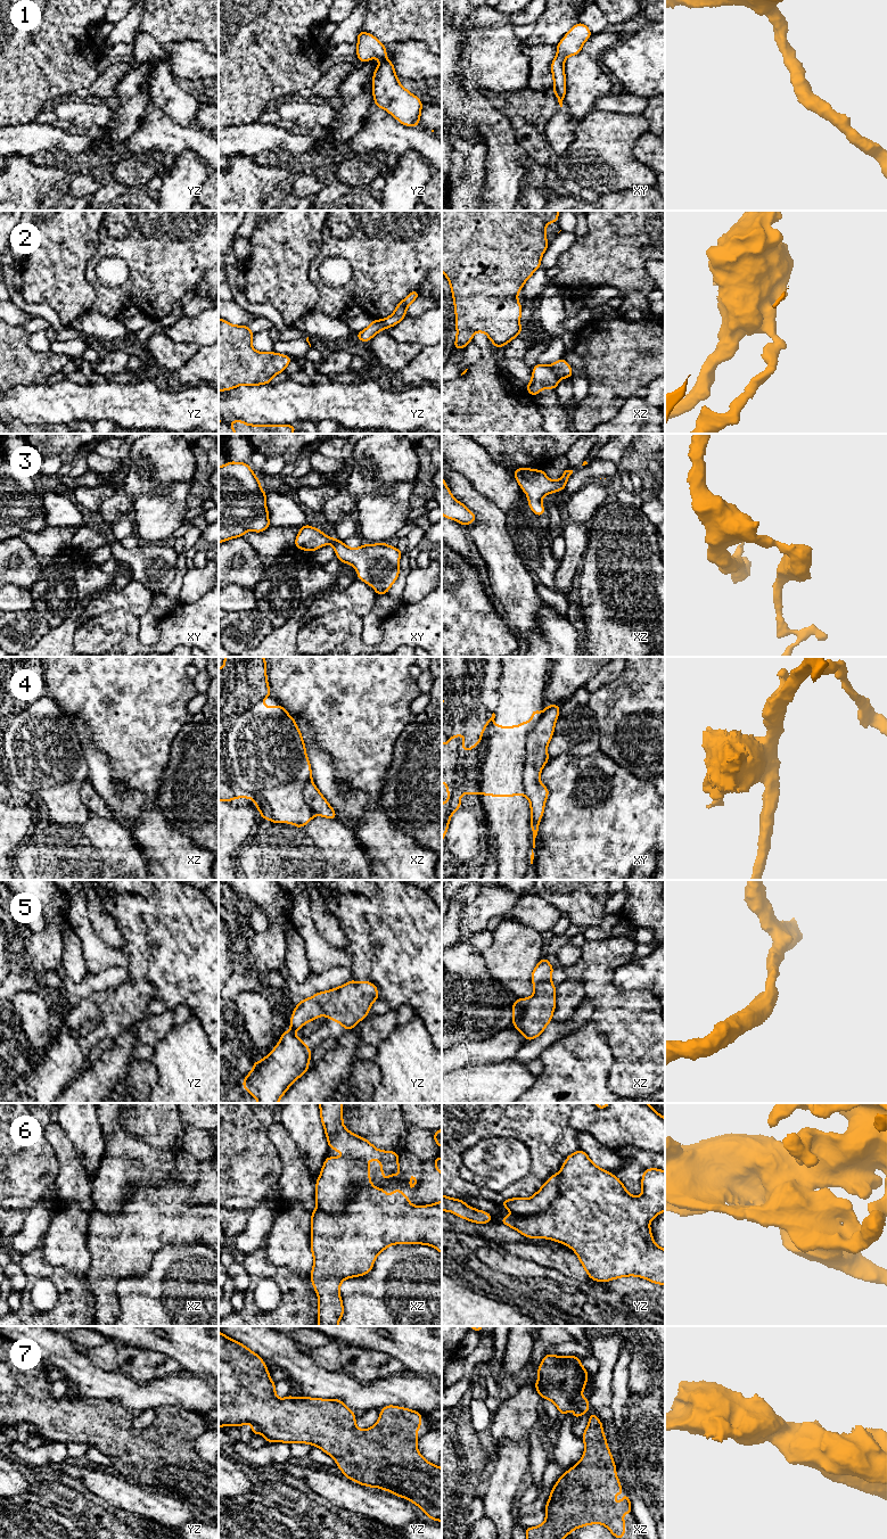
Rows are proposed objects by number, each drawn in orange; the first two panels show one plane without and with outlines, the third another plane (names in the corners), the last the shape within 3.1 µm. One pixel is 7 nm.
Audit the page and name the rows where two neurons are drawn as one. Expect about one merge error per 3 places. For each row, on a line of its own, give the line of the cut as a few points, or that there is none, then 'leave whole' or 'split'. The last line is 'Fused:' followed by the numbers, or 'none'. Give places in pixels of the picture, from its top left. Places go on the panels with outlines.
1: cut none; leave whole
2: cut xz (549, 367), (559, 378); split
3: cut none; leave whole
4: cut xy (542, 715), (526, 738), (525, 795); split
5: cut none; leave whole
6: cut none; leave whole
7: cut none; leave whole
Fused: 2, 4

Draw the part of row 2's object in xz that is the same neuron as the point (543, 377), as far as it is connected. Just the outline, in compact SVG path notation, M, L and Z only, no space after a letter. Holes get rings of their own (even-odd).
M536 364L533 367L532 380L525 387L534 397L544 388L556 389L559 378L549 365Z

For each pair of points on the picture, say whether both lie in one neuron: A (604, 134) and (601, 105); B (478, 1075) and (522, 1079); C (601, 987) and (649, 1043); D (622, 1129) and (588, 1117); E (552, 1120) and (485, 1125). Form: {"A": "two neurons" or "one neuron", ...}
{"A": "two neurons", "B": "one neuron", "C": "one neuron", "D": "one neuron", "E": "one neuron"}

